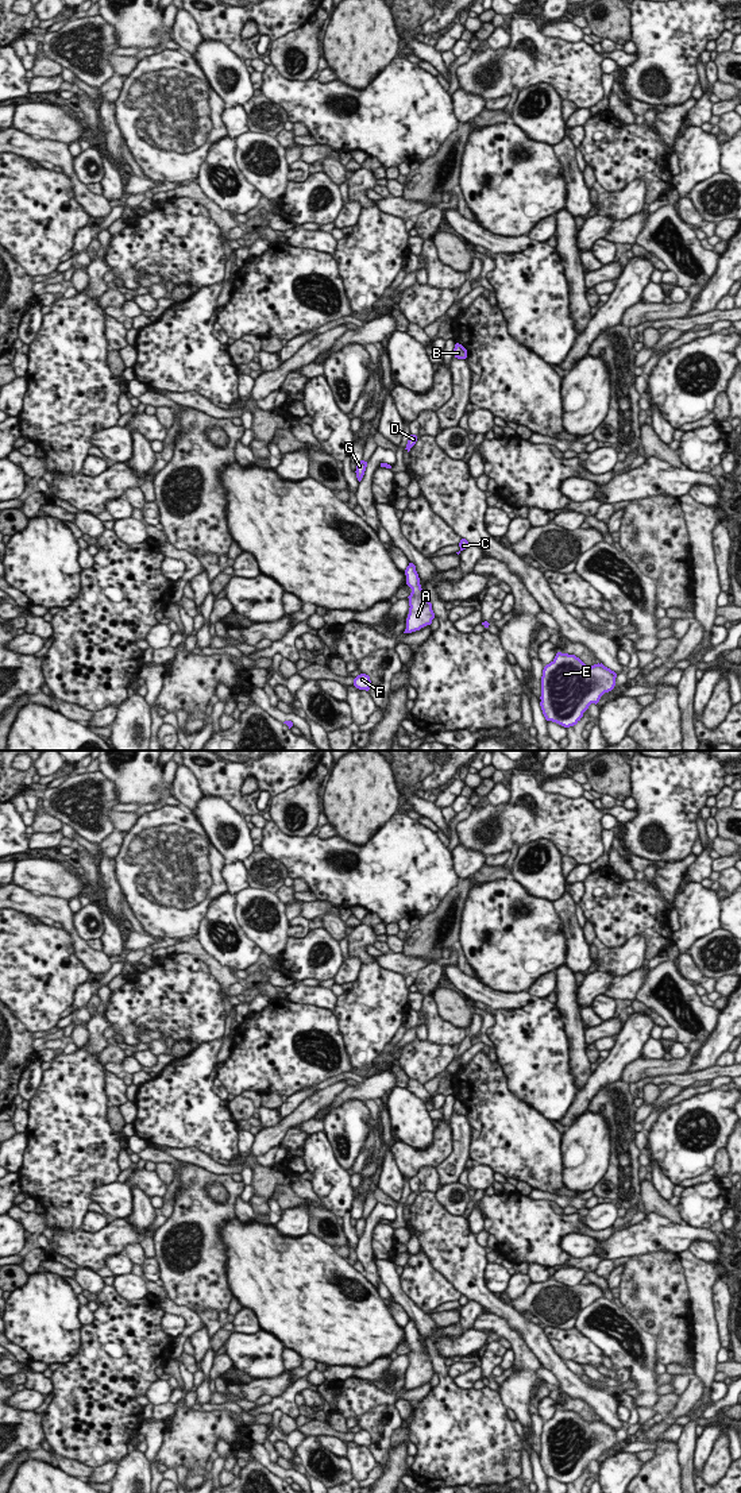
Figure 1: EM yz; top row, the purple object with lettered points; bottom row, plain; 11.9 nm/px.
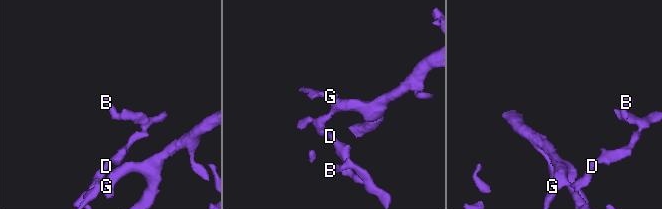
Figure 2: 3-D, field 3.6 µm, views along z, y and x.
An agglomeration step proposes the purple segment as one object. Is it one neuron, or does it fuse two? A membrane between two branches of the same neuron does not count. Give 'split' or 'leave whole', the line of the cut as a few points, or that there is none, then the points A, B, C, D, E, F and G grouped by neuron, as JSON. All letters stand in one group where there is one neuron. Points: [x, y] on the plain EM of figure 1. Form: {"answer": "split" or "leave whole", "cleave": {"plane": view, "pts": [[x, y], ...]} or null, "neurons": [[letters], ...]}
{"answer": "leave whole", "cleave": null, "neurons": [["A", "B", "C", "D", "E", "F", "G"]]}

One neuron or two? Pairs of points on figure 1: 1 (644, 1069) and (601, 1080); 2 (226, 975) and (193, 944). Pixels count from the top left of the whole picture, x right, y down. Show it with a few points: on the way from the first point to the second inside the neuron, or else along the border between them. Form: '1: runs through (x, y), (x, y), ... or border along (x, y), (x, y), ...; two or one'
1: border along (640, 1056), (625, 1065), (620, 1077); two
2: runs through (217, 968), (201, 952); one

